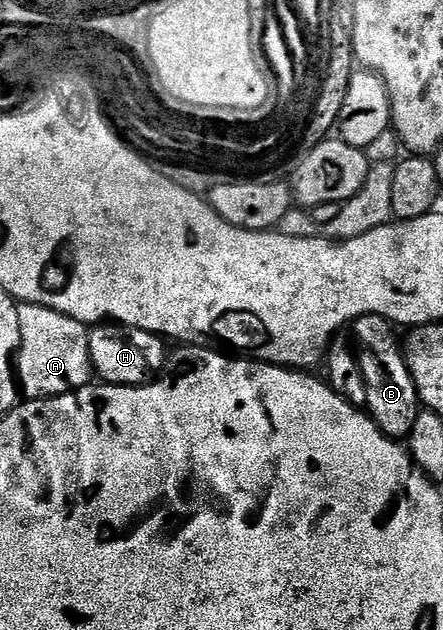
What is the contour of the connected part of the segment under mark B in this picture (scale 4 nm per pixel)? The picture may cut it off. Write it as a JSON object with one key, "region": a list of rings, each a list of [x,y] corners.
{"region":[[[368,314],[356,318],[351,324],[352,330],[358,366],[366,384],[364,409],[373,423],[384,432],[386,438],[408,439],[417,415],[421,413],[423,407],[409,365],[405,362],[403,346],[399,338],[397,342],[398,331],[394,323],[388,322],[382,314]]]}

